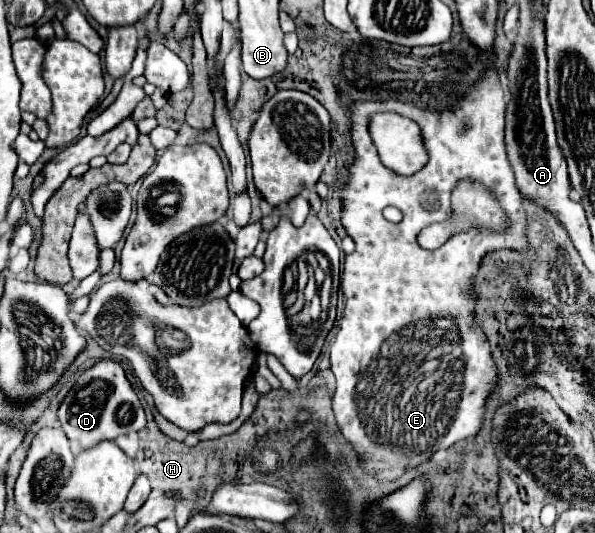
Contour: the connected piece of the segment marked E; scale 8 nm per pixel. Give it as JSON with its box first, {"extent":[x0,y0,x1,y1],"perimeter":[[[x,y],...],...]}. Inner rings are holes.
{"extent":[330,70,526,480],"perimeter":[[[490,70],[468,94],[466,102],[460,102],[456,110],[436,114],[420,110],[412,104],[402,102],[358,102],[352,114],[352,140],[356,148],[356,160],[350,168],[350,178],[340,192],[342,202],[342,226],[348,236],[356,242],[356,250],[344,258],[344,270],[340,276],[342,294],[346,298],[344,318],[340,330],[330,348],[332,372],[336,376],[334,392],[334,414],[336,422],[364,456],[366,470],[372,470],[382,480],[398,478],[406,466],[426,462],[436,450],[452,446],[456,440],[476,436],[484,418],[484,400],[496,382],[496,366],[490,358],[486,336],[474,326],[474,302],[464,296],[470,290],[472,278],[478,272],[480,258],[486,252],[500,248],[526,250],[526,214],[522,208],[520,192],[514,184],[514,172],[508,164],[504,148],[504,120],[506,100],[498,76]],[[376,112],[400,112],[416,124],[420,124],[424,144],[428,146],[428,164],[422,172],[412,176],[396,176],[380,164],[380,156],[372,138],[368,136],[368,116]],[[460,180],[480,180],[508,212],[508,232],[460,232],[452,236],[438,250],[424,250],[418,246],[418,232],[434,222],[448,220],[452,216],[450,196],[452,188]],[[386,206],[396,206],[404,218],[398,224],[388,222],[382,216]]]}

